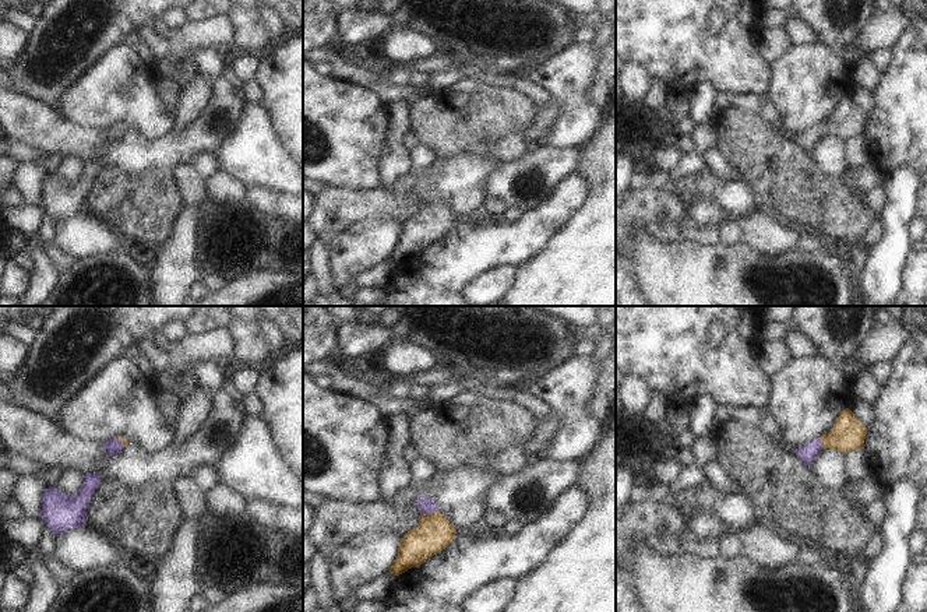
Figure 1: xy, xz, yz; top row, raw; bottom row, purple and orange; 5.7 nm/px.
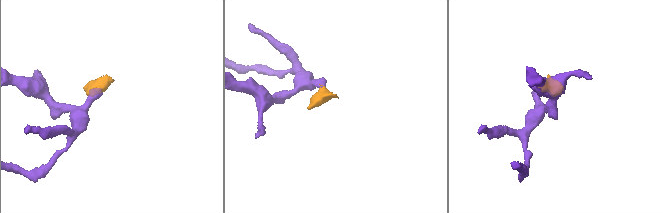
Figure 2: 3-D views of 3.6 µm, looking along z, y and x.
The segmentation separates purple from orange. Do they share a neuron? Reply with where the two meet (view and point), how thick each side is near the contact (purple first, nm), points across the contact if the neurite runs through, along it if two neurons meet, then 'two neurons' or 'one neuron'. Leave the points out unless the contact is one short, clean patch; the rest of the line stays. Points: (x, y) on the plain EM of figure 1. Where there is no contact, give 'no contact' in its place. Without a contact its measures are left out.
contact xz (429, 200); calibres 100 and 200 nm; way xz (425, 192), (429, 200), (434, 220); one neuron

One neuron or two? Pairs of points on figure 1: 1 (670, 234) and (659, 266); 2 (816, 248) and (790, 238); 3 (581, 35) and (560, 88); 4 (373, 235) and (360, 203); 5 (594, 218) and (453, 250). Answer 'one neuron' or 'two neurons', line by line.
1: two neurons
2: two neurons
3: two neurons
4: two neurons
5: two neurons

